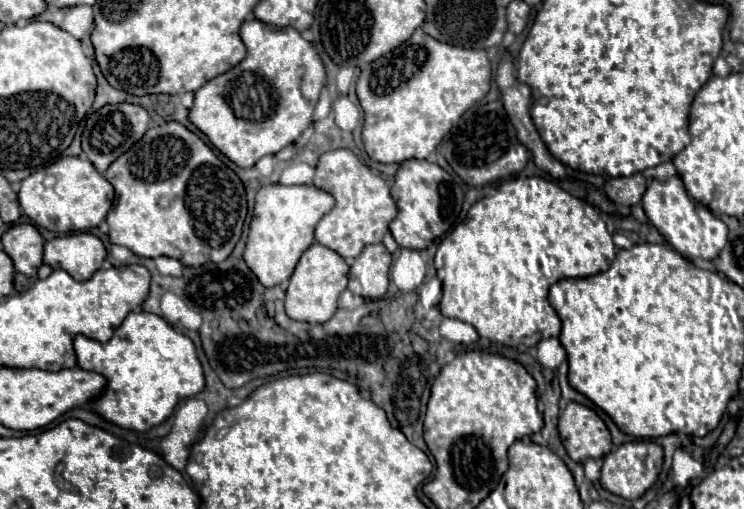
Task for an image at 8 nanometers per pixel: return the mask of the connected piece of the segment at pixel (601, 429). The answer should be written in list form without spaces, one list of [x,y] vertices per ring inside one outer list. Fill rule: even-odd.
[[[568,402],[566,410],[560,414],[558,430],[568,456],[578,464],[590,458],[604,458],[612,450],[612,436],[606,424],[592,408],[582,404]]]

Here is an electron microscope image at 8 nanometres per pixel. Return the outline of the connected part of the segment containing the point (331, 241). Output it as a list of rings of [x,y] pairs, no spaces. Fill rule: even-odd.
[[[330,150],[322,154],[312,184],[334,194],[336,198],[334,212],[328,212],[316,226],[316,242],[338,252],[344,260],[356,258],[368,244],[382,242],[384,234],[388,232],[388,224],[396,216],[396,202],[392,200],[386,182],[372,174],[352,150]]]

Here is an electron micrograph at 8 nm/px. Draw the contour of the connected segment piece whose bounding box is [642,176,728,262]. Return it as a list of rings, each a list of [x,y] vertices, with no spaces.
[[[672,176],[666,182],[652,180],[642,198],[642,206],[650,224],[654,224],[658,232],[666,238],[666,242],[688,260],[712,262],[728,242],[728,226],[708,208],[700,206],[686,194],[680,176]]]

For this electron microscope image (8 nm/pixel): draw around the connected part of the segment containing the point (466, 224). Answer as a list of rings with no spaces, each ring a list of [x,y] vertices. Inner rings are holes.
[[[540,176],[511,178],[502,182],[494,196],[478,200],[466,220],[448,234],[436,252],[434,266],[444,296],[440,312],[472,324],[480,336],[506,346],[536,346],[544,338],[560,334],[560,318],[548,302],[548,288],[564,278],[586,278],[610,268],[616,246],[598,208],[564,192],[558,184]]]

